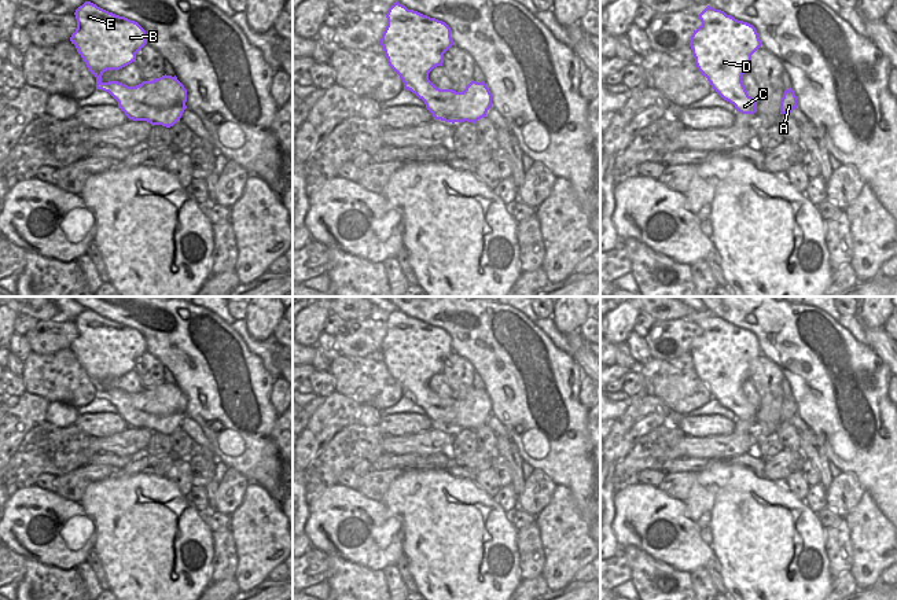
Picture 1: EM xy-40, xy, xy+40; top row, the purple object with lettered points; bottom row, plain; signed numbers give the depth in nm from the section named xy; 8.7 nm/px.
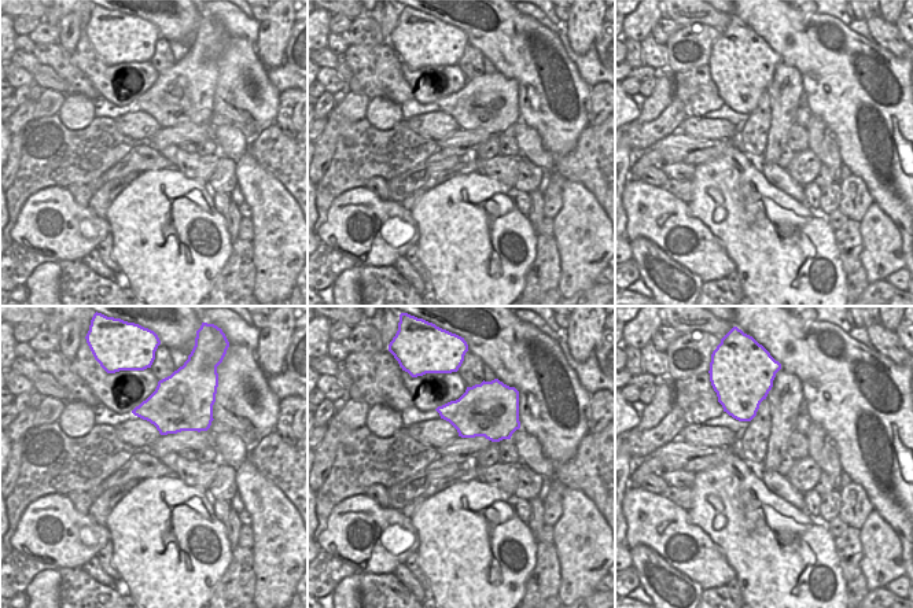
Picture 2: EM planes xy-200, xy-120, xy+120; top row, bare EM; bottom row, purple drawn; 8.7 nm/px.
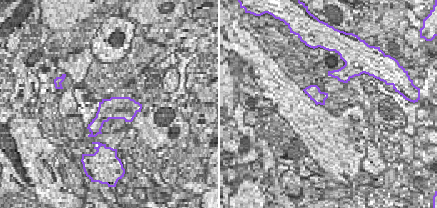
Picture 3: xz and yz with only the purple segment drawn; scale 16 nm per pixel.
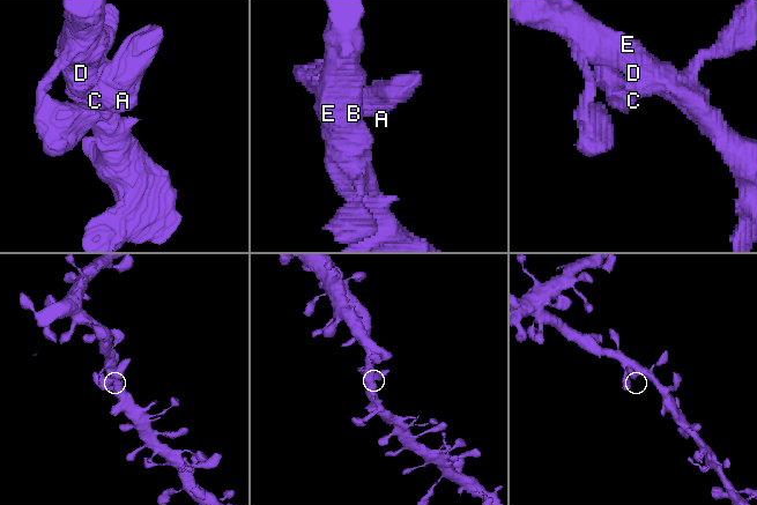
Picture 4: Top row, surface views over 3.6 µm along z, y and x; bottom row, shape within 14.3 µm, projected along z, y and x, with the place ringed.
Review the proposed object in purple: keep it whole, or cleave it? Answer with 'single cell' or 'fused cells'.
single cell

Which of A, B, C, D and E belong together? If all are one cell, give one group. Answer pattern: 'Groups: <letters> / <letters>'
Groups: A B C D E

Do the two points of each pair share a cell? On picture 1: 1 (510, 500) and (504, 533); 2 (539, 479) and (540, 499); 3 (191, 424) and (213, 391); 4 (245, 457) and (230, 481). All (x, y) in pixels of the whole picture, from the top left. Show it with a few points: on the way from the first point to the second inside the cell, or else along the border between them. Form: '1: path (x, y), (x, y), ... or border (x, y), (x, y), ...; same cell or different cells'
1: border (493, 499), (508, 512); different cells
2: path (539, 483), (539, 494); same cell
3: border (187, 415), (199, 426), (212, 448); different cells
4: border (228, 466), (250, 481); different cells

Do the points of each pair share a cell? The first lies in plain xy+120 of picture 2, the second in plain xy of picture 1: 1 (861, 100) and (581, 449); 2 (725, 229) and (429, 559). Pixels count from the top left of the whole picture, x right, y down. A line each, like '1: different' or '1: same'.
1: same
2: same

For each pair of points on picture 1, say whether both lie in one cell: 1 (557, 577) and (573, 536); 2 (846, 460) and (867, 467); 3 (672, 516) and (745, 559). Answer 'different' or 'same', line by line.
1: same
2: same
3: different

